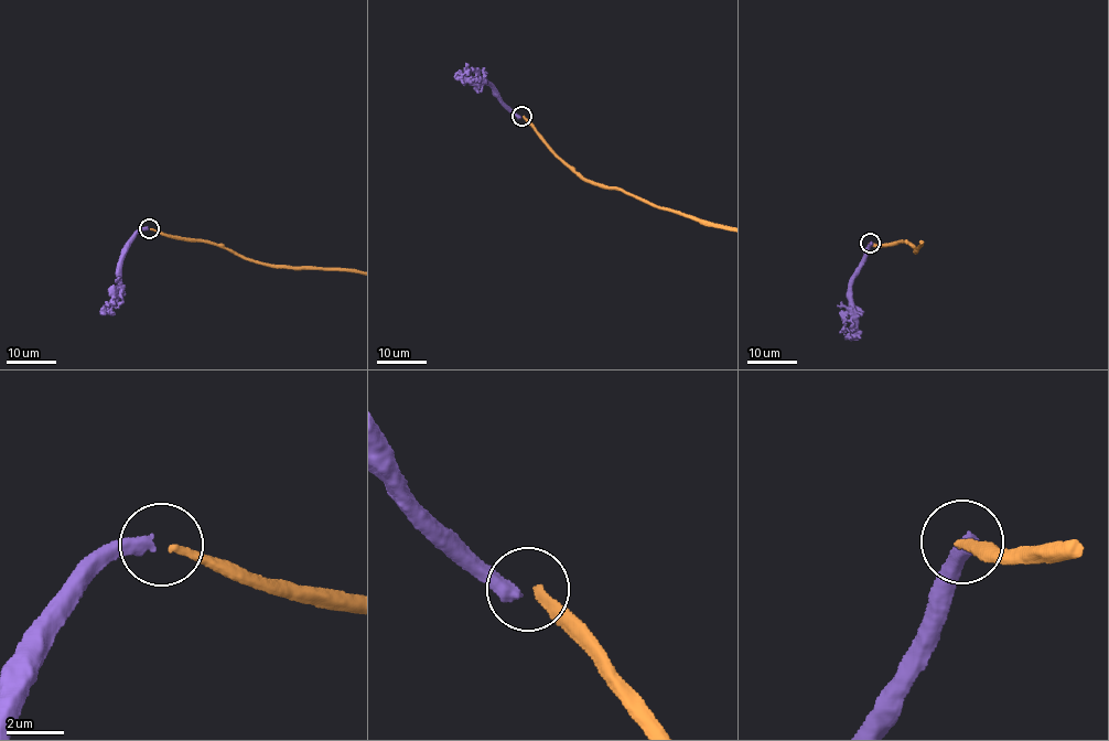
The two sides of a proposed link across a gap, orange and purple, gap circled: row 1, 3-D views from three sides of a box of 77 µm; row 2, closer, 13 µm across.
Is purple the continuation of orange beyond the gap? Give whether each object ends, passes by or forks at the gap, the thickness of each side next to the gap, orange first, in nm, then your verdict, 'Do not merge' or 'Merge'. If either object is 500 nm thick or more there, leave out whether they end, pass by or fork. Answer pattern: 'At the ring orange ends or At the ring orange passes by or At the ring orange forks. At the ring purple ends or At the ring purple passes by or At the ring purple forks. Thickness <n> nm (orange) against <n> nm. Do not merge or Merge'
Thickness 320 nm (orange) against 500 nm. Do not merge

